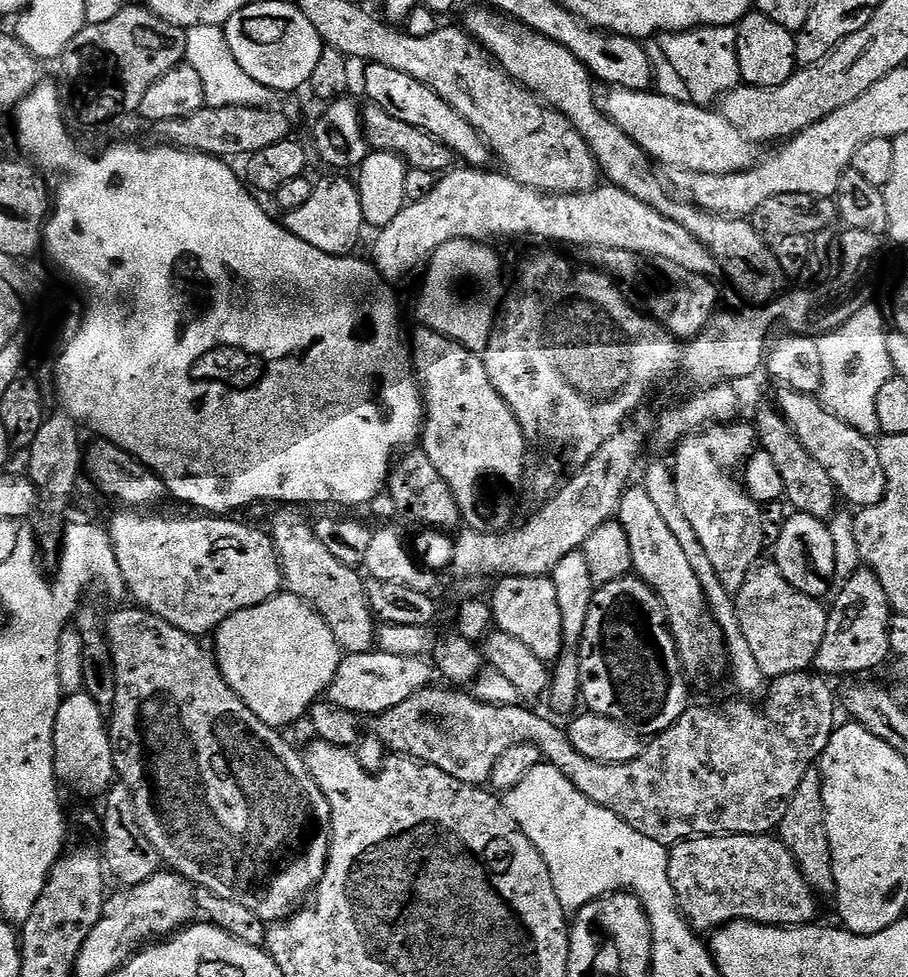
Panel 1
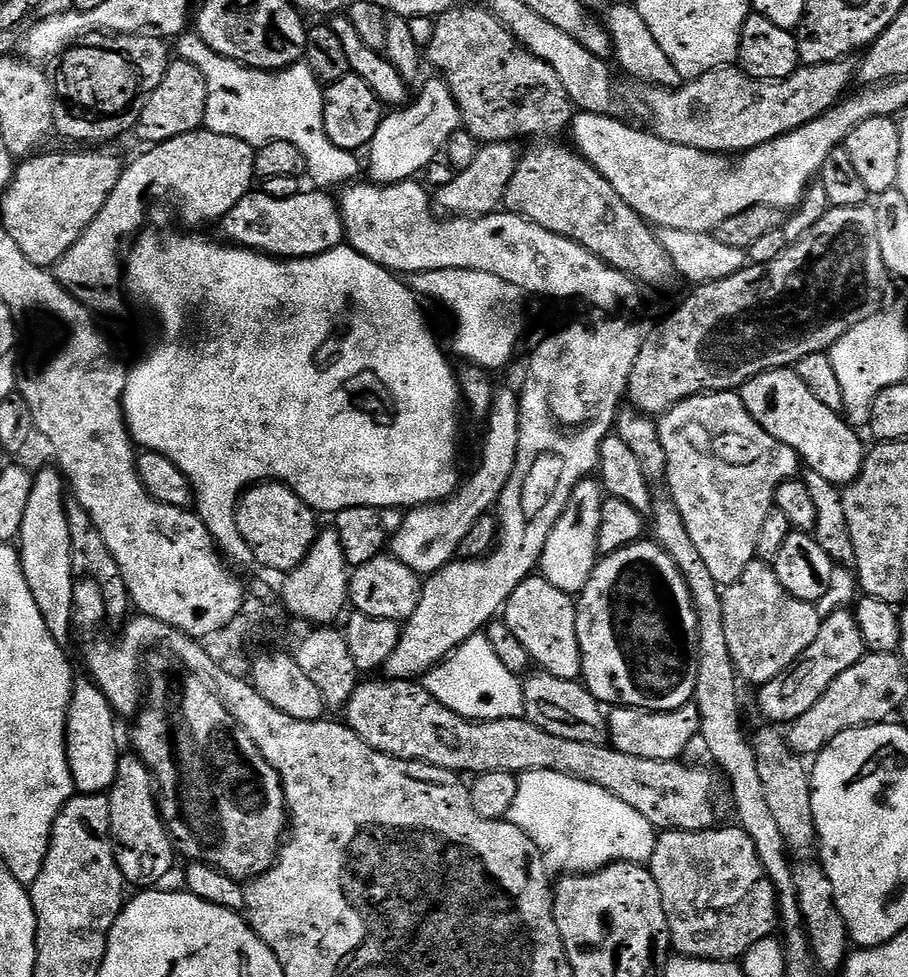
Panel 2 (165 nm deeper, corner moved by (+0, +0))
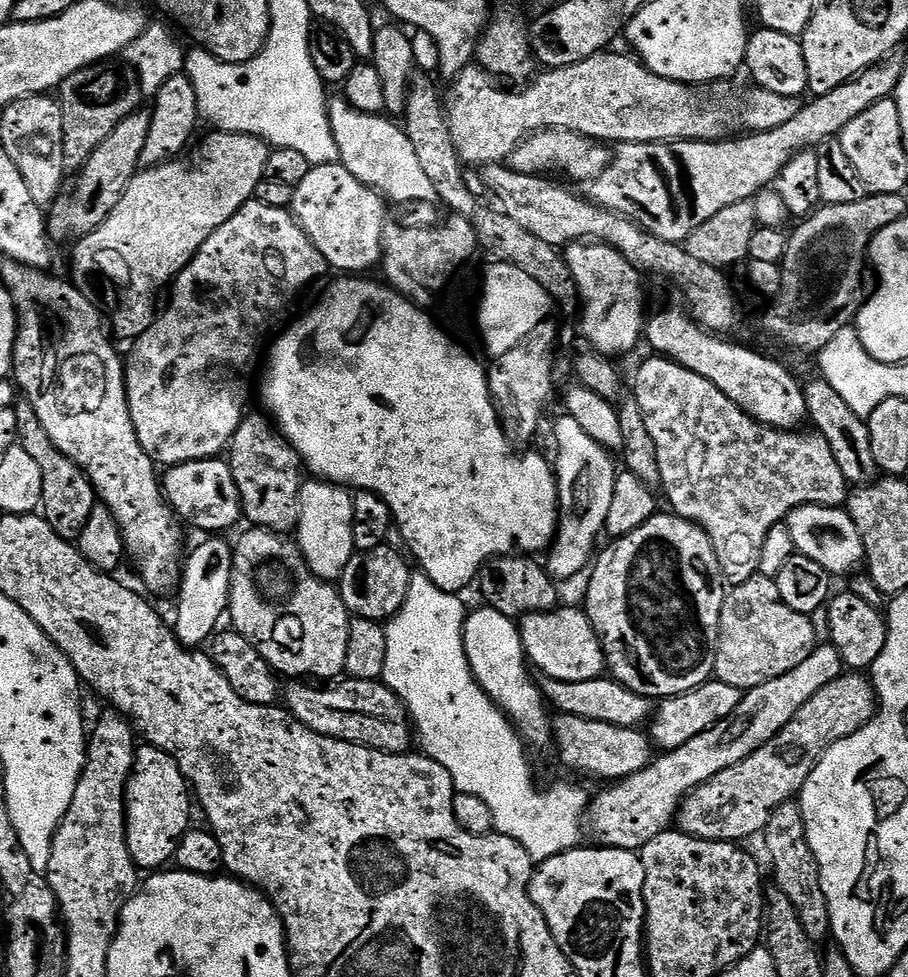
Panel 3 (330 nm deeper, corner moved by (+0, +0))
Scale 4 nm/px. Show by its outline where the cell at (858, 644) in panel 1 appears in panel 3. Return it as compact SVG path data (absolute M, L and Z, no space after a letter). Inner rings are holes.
M820 642L810 658L794 666L794 670L762 686L747 689L737 708L724 721L690 738L676 750L657 755L641 771L604 787L606 789L594 796L586 813L586 826L595 838L593 841L601 847L640 851L650 840L671 827L680 802L688 793L705 784L714 774L750 758L754 750L777 736L782 726L786 726L786 722L790 722L790 718L794 718L794 714L798 714L798 710L802 710L802 706L806 706L822 686L830 686L830 682L845 672L835 646L830 642Z

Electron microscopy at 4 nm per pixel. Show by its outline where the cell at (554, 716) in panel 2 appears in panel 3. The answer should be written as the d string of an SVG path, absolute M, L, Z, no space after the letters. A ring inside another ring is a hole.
M560 714L552 722L554 748L560 751L560 760L576 772L589 772L601 776L604 782L621 781L626 776L647 767L653 759L654 748L640 728L619 728L610 722L594 722L586 718L574 718L574 714Z

